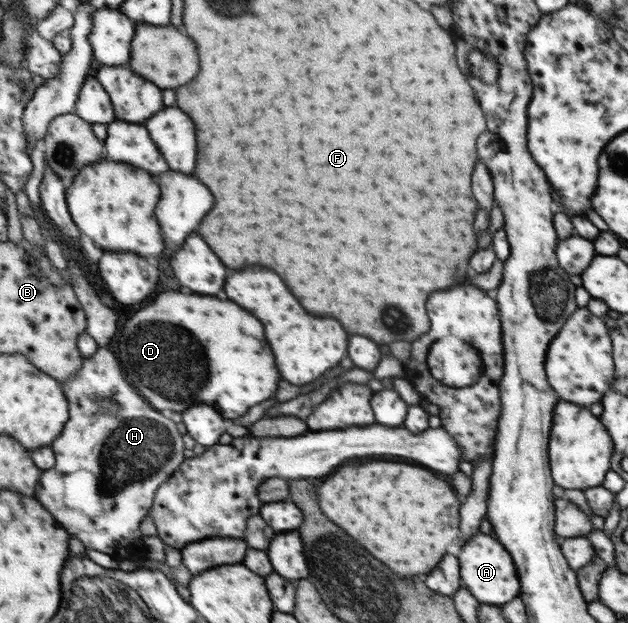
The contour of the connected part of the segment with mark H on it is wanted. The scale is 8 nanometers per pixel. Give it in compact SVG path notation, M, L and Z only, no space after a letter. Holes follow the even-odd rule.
M100 347L96 356L85 357L82 370L63 384L71 400L71 422L56 442L51 444L57 454L57 465L43 472L37 497L72 532L72 536L80 538L82 542L90 542L88 548L100 550L112 557L114 554L122 554L122 557L139 562L146 561L150 551L144 540L142 522L153 510L160 488L187 459L184 454L184 434L178 430L178 422L166 418L139 391L137 385L128 380L126 368L108 347ZM100 399L117 400L122 408L118 412L102 412Z

